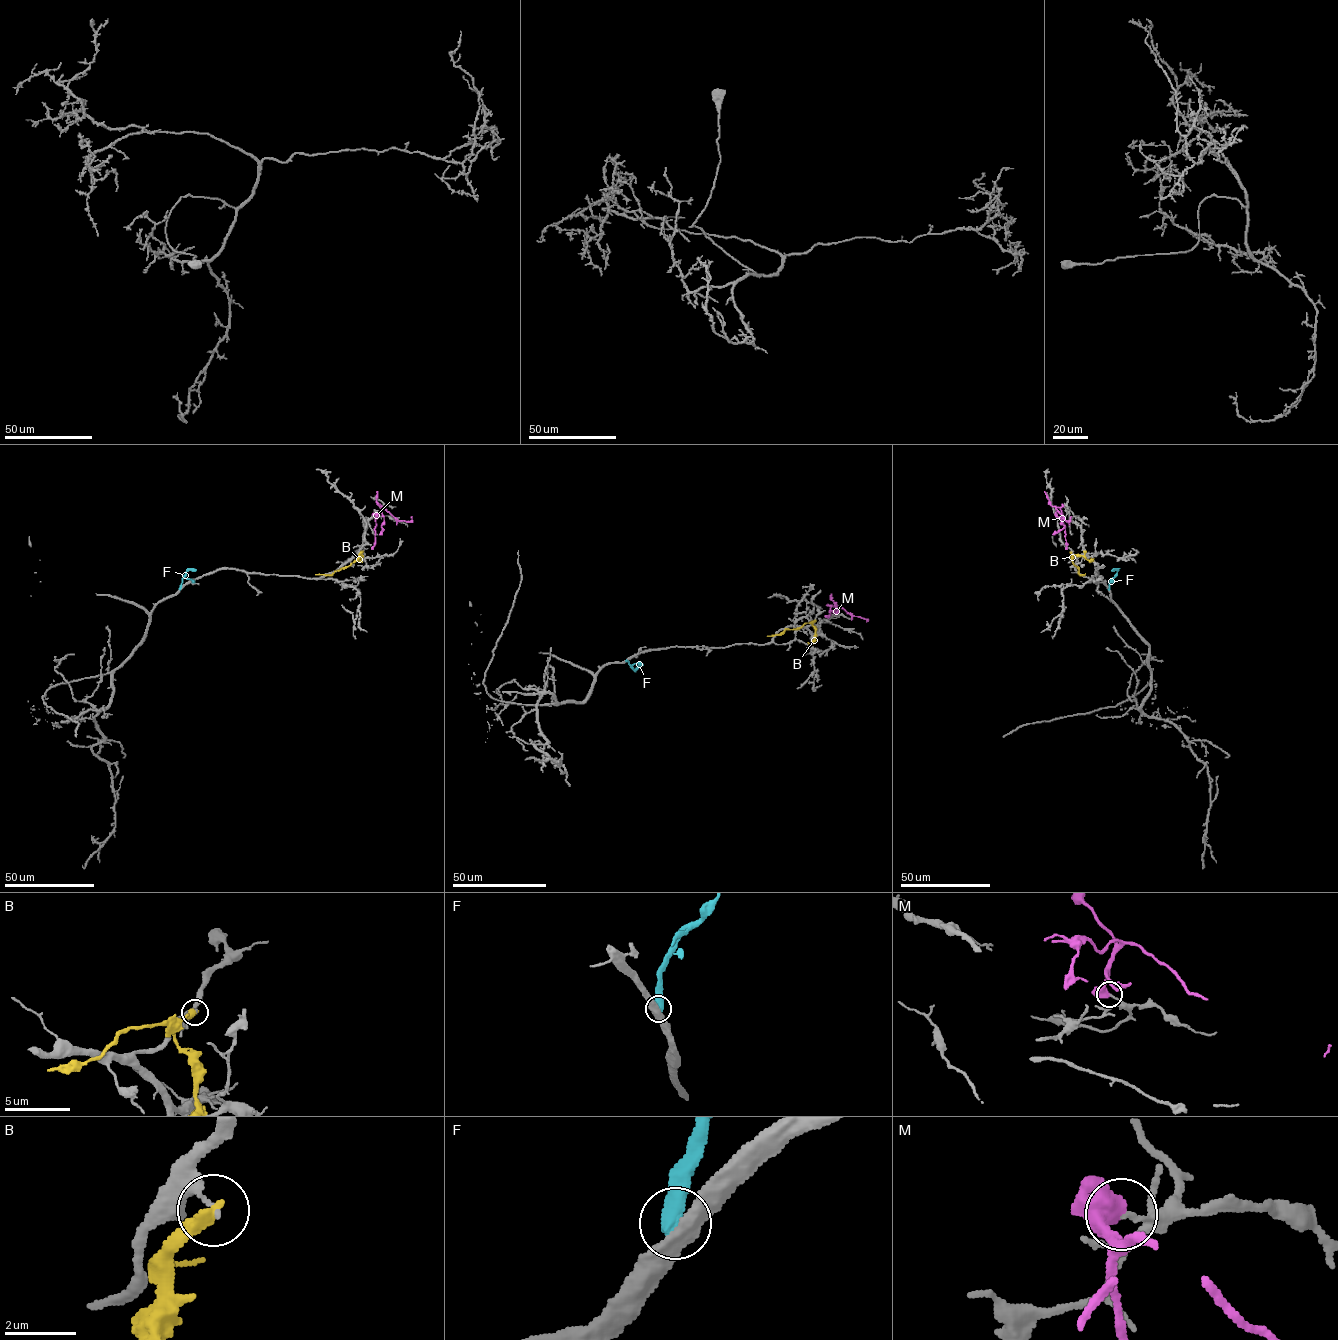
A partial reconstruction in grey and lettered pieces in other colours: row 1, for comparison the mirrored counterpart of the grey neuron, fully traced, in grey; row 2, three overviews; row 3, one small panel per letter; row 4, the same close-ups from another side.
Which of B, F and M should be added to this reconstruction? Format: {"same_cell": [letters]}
{"same_cell": []}

